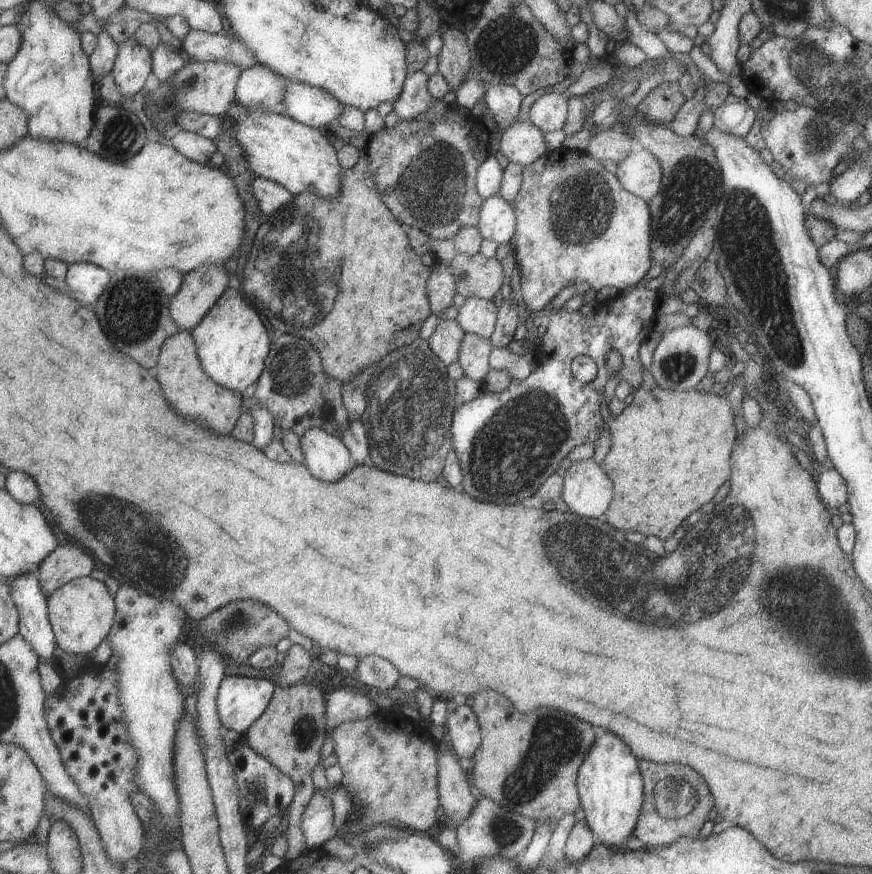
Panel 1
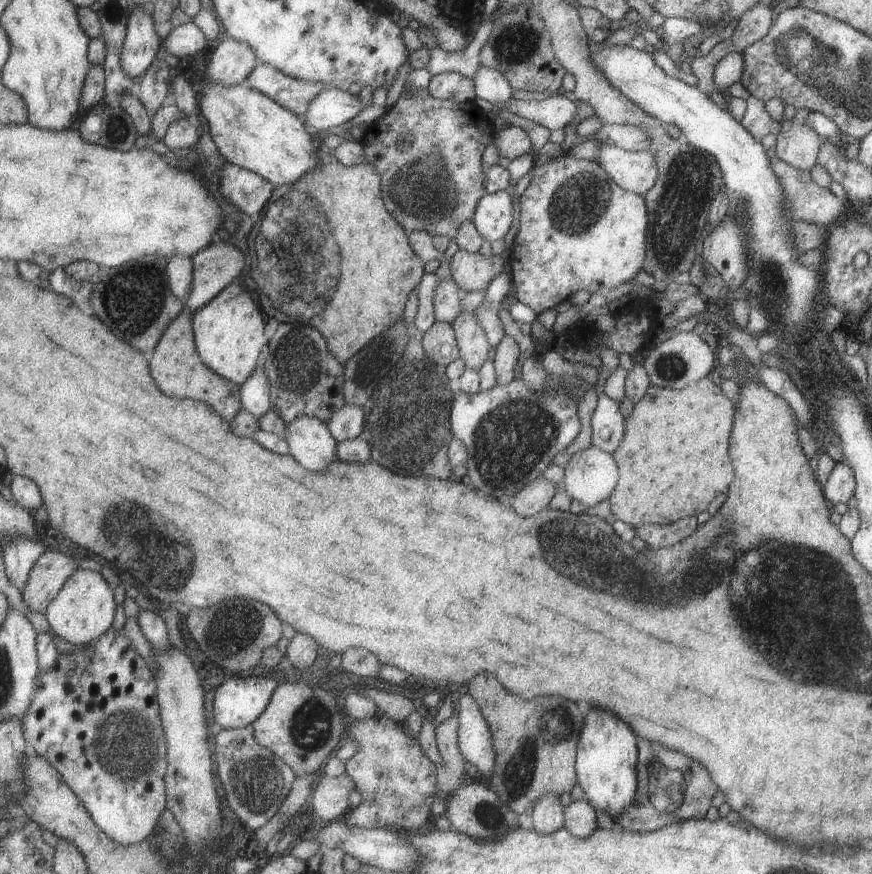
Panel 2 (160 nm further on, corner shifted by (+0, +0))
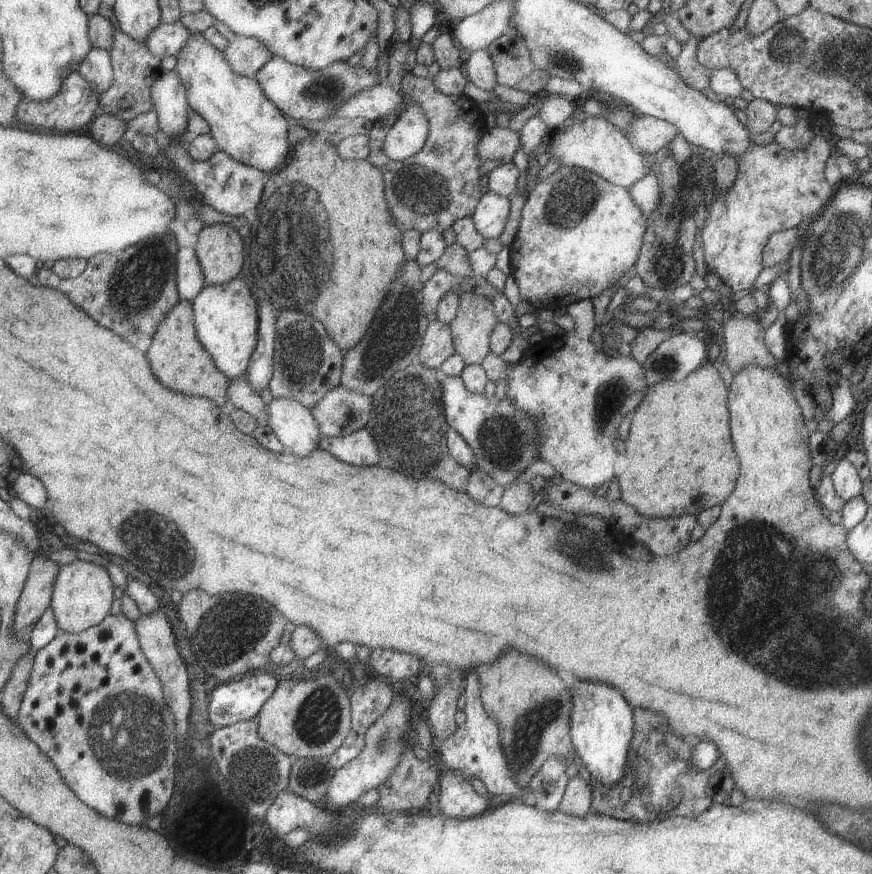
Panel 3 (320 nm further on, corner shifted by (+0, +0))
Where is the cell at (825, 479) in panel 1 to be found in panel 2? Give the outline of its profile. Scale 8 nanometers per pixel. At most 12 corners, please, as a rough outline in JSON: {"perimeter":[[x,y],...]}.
{"perimeter":[[835,463],[821,489],[834,507],[854,495],[854,474]]}

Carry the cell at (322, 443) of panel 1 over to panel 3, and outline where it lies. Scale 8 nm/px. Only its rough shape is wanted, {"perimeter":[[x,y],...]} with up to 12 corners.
{"perimeter":[[285,397],[264,407],[267,426],[295,456],[321,434],[308,408]]}

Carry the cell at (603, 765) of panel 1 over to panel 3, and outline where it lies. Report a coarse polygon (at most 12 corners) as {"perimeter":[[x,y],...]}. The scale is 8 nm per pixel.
{"perimeter":[[603,682],[571,692],[574,754],[595,781],[624,775],[631,708]]}

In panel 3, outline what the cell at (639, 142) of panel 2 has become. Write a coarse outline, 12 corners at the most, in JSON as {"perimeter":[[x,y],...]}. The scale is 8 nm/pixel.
{"perimeter":[[642,115],[625,135],[641,153],[655,153],[680,132]]}

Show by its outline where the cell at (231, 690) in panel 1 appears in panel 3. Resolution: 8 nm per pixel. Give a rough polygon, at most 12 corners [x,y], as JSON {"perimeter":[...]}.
{"perimeter":[[259,672],[219,684],[208,720],[223,728],[255,717],[277,683]]}

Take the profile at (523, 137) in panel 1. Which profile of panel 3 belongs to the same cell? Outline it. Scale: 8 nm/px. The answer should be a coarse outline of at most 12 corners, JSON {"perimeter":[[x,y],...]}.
{"perimeter":[[485,128],[476,155],[509,158],[520,144],[517,131]]}

